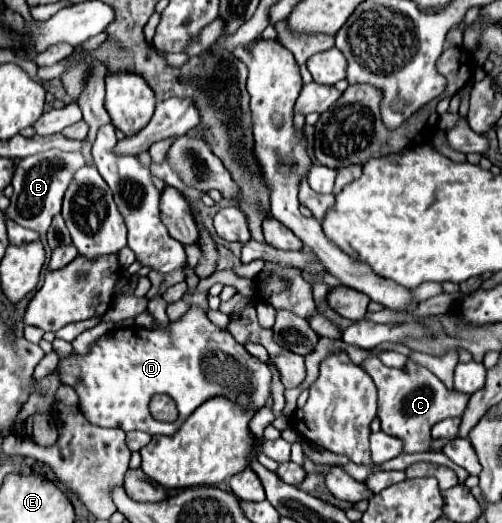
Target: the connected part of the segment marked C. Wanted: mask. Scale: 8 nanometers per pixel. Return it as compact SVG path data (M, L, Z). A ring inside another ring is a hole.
M369 358L361 364L361 368L373 378L379 390L377 416L381 420L381 430L403 442L403 454L429 452L433 424L445 418L461 418L471 398L467 394L447 390L433 372L413 360L409 360L405 368L387 368L379 358Z

